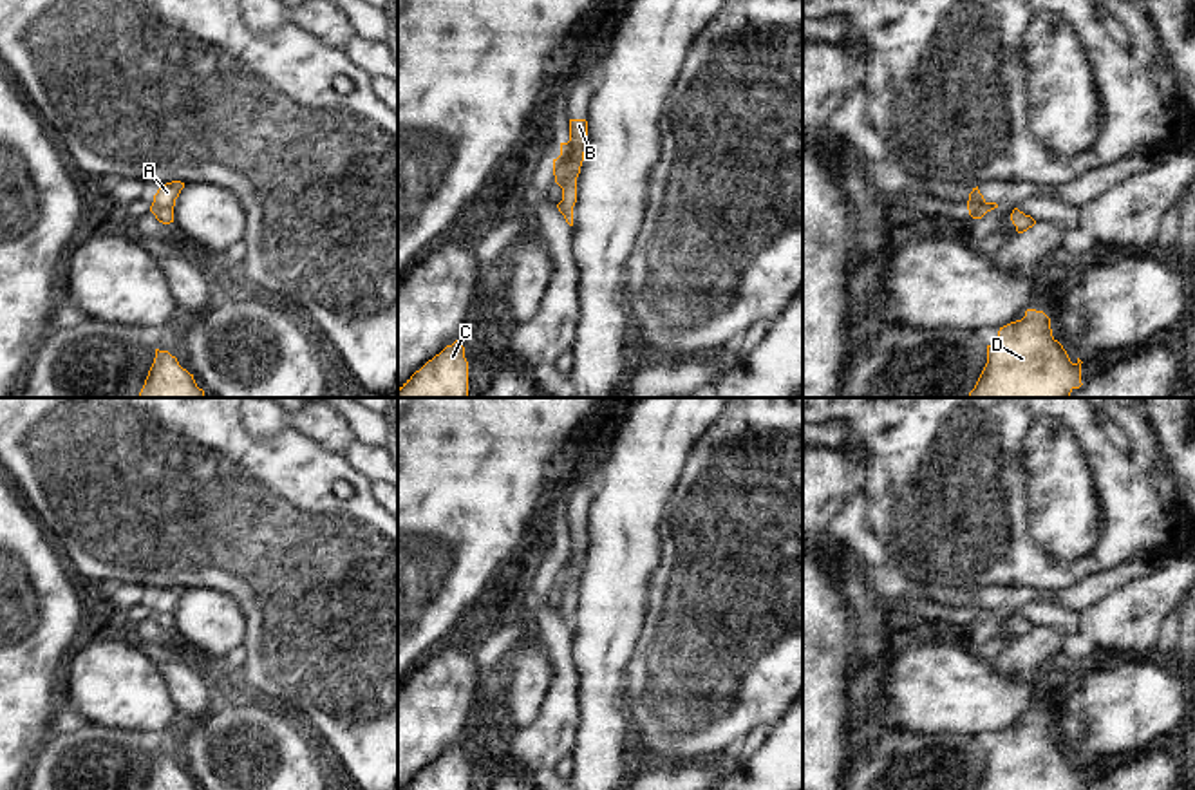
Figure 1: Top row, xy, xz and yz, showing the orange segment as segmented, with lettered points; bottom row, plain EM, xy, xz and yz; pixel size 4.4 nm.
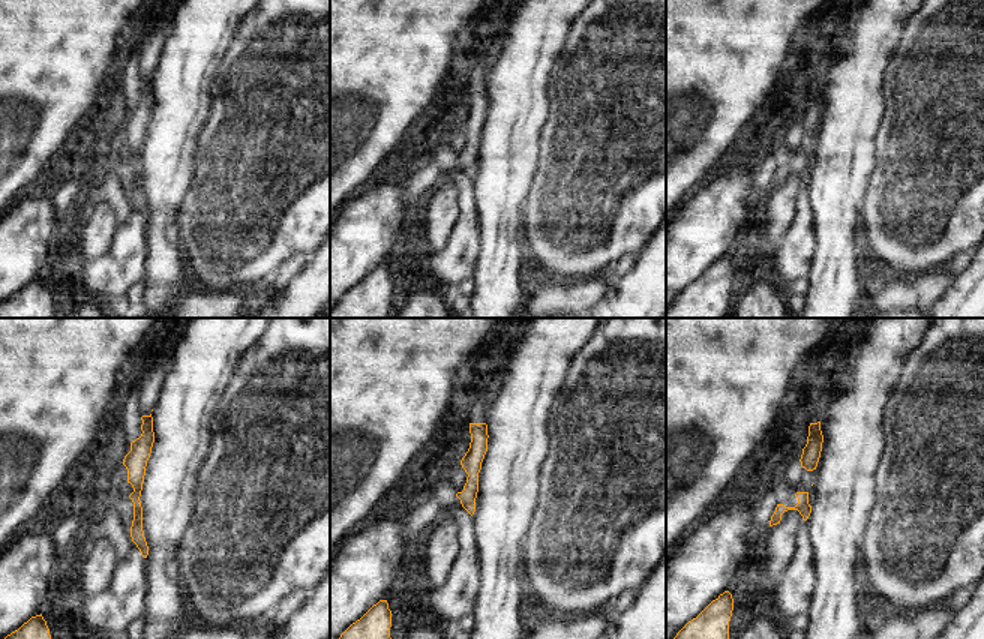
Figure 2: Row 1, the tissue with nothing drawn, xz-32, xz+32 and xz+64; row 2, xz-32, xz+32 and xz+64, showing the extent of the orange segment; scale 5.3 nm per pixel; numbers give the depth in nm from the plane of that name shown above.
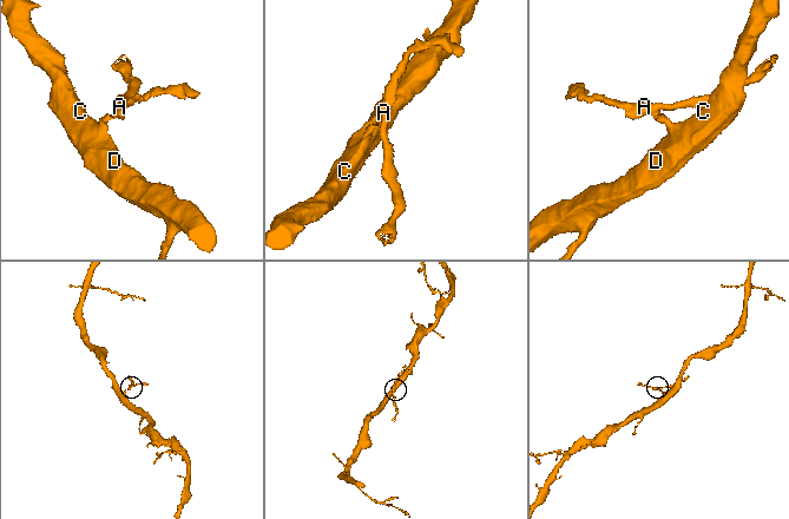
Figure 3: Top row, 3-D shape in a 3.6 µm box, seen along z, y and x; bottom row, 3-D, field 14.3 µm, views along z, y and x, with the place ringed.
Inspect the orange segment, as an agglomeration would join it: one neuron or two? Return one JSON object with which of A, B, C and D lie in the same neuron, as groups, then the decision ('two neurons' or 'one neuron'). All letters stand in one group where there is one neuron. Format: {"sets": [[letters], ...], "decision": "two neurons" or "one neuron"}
{"sets": [["A"], ["B", "C", "D"]], "decision": "two neurons"}

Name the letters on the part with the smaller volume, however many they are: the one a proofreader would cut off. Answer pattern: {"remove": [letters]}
{"remove": ["A"]}

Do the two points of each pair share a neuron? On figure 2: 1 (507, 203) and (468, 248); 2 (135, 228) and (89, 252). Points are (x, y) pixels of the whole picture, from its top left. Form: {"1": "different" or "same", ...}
{"1": "different", "2": "different"}

